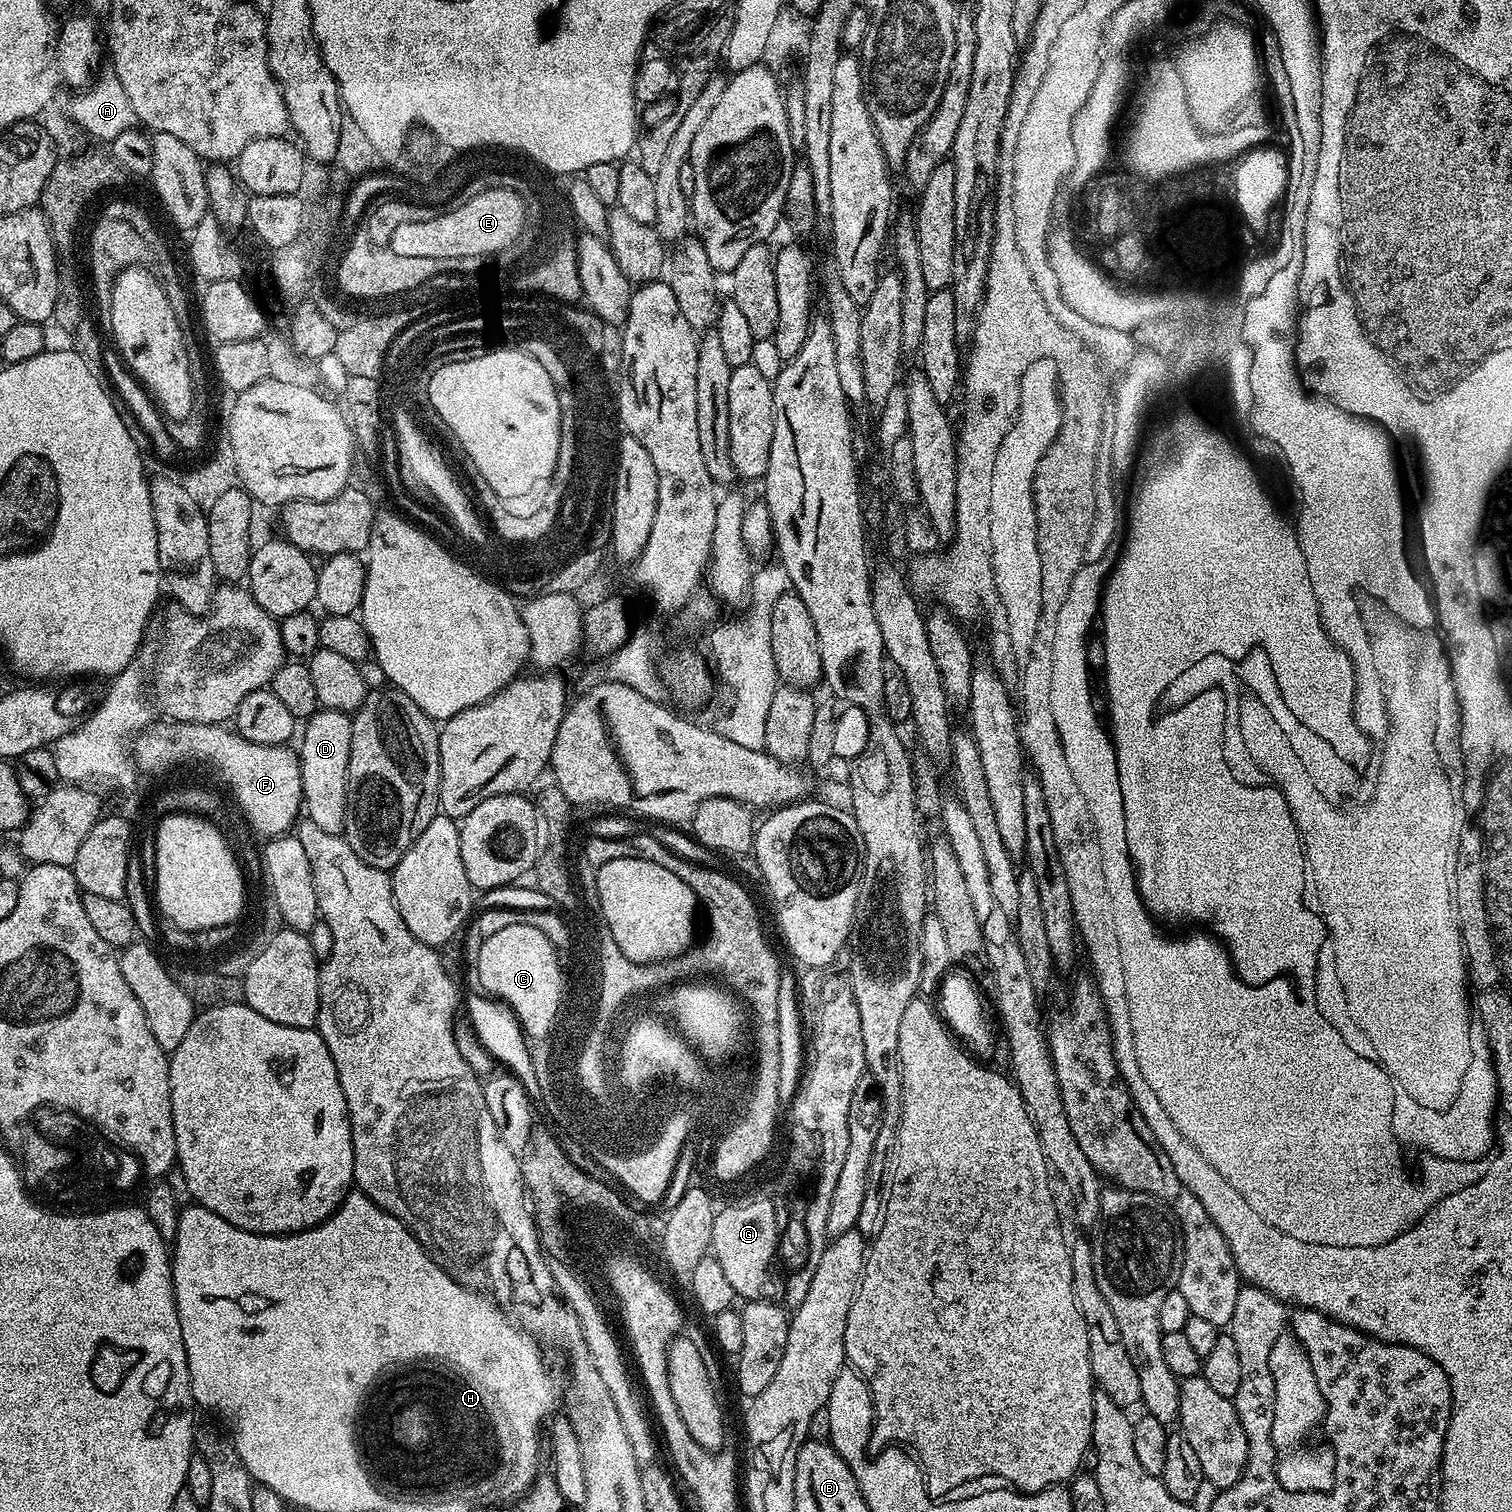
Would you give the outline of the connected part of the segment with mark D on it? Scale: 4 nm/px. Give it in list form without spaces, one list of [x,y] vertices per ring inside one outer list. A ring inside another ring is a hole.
[[[317,710],[299,733],[300,773],[302,774],[303,815],[326,834],[341,835],[346,822],[346,786],[350,770],[352,716],[347,712]],[[304,732],[304,733],[303,733]]]

